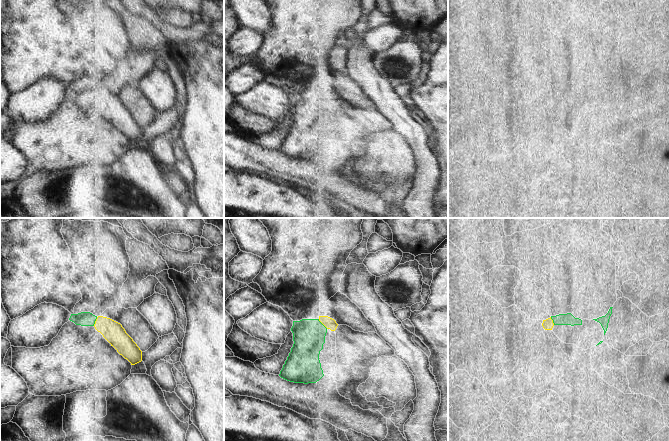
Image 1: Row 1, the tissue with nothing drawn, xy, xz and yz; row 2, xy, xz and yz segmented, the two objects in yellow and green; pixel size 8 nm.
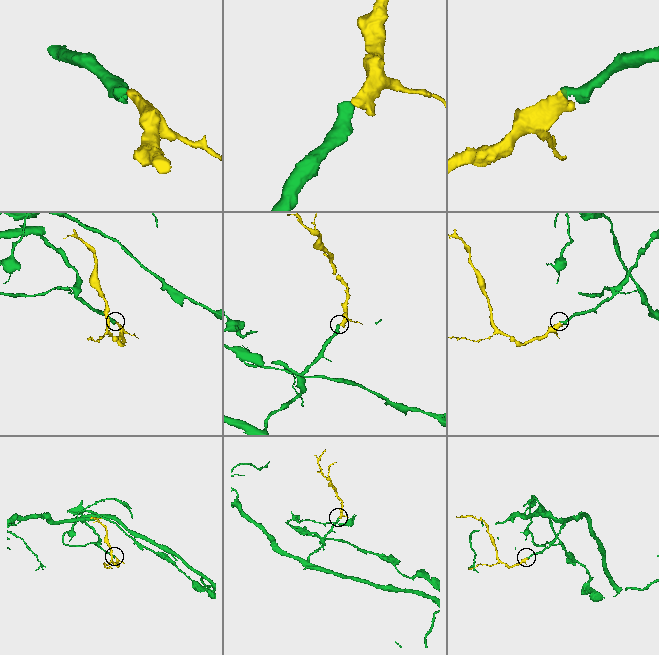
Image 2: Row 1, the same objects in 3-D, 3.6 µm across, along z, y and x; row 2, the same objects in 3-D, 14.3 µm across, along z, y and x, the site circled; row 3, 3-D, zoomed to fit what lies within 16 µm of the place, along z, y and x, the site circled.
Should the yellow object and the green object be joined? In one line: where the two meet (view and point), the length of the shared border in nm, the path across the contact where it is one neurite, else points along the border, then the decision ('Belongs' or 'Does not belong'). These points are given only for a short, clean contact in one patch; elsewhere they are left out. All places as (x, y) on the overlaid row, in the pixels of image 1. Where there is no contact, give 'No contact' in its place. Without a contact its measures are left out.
Touches yellow at xz (323, 324). Shared border 110 nm. Path across: xz (329, 323), (323, 324), (309, 335). Belongs

